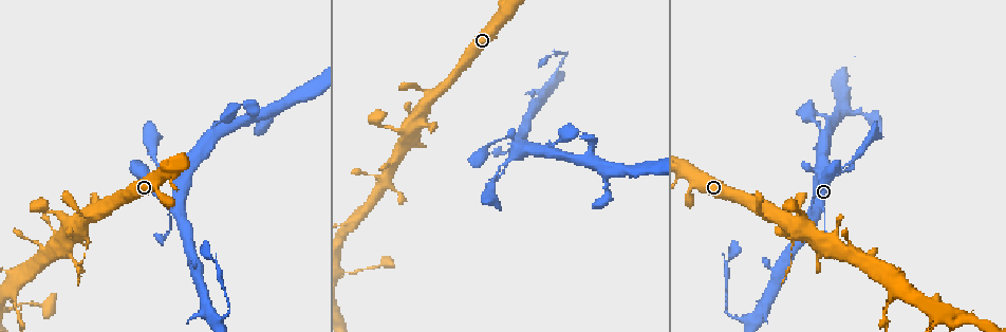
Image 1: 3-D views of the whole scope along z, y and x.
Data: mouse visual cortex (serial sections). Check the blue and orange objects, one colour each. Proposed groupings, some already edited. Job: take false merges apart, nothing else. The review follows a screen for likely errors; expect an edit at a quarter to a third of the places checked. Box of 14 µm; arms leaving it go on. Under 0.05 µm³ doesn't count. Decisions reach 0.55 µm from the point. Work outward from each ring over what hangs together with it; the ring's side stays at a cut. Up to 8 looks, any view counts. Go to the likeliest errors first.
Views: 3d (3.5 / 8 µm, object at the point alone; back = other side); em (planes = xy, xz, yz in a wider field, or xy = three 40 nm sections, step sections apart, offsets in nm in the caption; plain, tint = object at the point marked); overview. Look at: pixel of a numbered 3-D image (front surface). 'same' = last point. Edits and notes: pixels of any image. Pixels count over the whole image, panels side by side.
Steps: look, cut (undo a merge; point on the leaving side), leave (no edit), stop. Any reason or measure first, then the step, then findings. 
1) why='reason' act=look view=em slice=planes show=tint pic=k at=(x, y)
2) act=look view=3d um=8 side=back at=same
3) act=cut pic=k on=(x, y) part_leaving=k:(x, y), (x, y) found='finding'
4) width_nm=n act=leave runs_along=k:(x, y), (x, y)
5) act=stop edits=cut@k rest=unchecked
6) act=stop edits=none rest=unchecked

why='sharp bend' act=look view=3d um=3.5 pic=1 at=(725, 311)

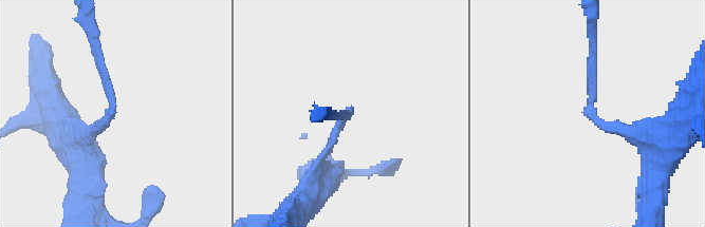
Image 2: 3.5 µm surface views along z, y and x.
arm_widths_nm=100,150 act=cut pic=2 on=(591, 72) part_leaving=2:(593, 105), (590, 21) found='a second cell is stuck on'

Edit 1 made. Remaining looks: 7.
act=look view=overview

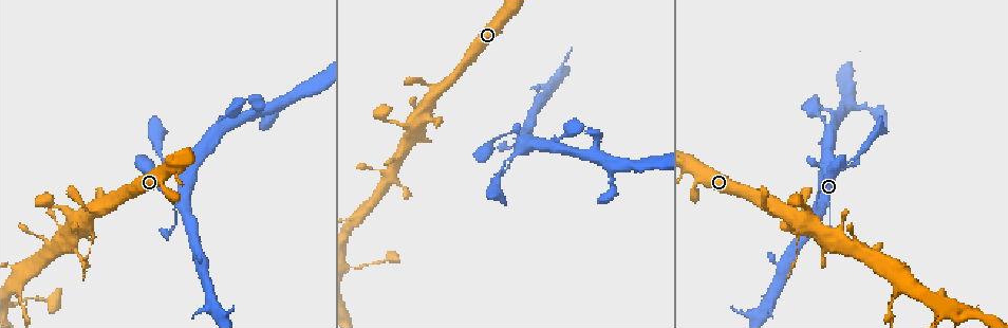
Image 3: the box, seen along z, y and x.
why='small branch off a trunk' act=look view=3d um=3.5 side=back pic=3 at=(413, 123)

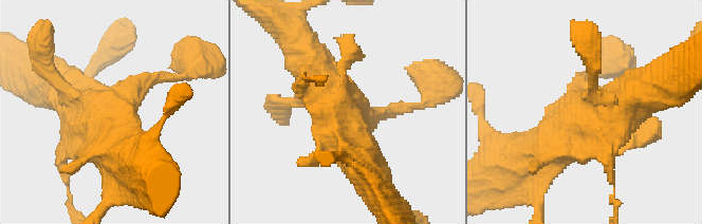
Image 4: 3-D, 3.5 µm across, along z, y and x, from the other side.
why='shape alone is not enough' act=look view=em slice=xy step=5 show=tint pic=4 at=(581, 115)

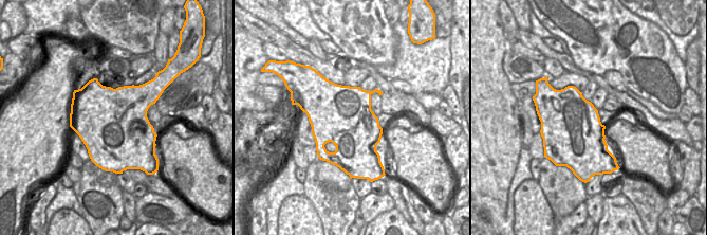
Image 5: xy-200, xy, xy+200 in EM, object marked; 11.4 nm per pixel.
act=leave runs_along=4:(300, 47), (346, 111), (358, 149) found='continuous, no second cell'

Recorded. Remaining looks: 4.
why='a narrow waist' act=look view=3d um=3.5 side=back pic=3 at=(15, 303)

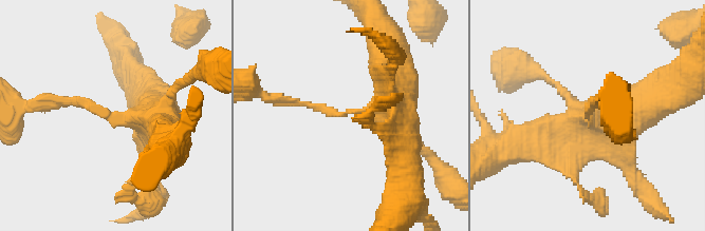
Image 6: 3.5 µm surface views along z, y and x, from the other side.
arm_widths_nm=100,700 why='shape alone is not enough' act=look view=em slice=xy step=5 show=tint pic=6 at=(588, 118)

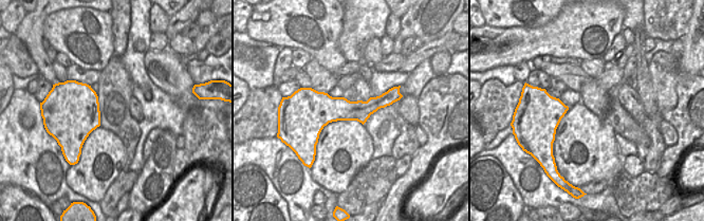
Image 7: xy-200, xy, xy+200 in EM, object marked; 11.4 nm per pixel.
act=leave runs_along=7:(394, 97), (366, 109), (306, 105) found='all the same cell'

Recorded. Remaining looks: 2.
why='a narrow waist' act=look view=3d um=3.5 pic=3 at=(851, 159)

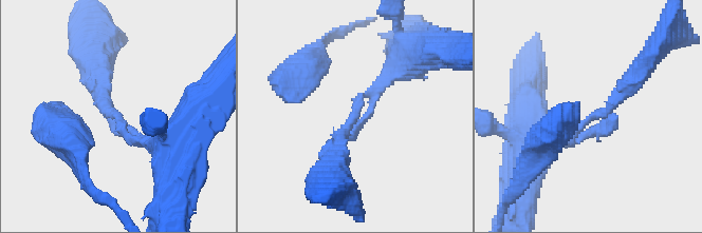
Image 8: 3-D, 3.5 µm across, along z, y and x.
act=leave found='continuous, no second cell'

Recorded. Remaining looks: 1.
act=stop edits=cut@2 rest=unchecked

